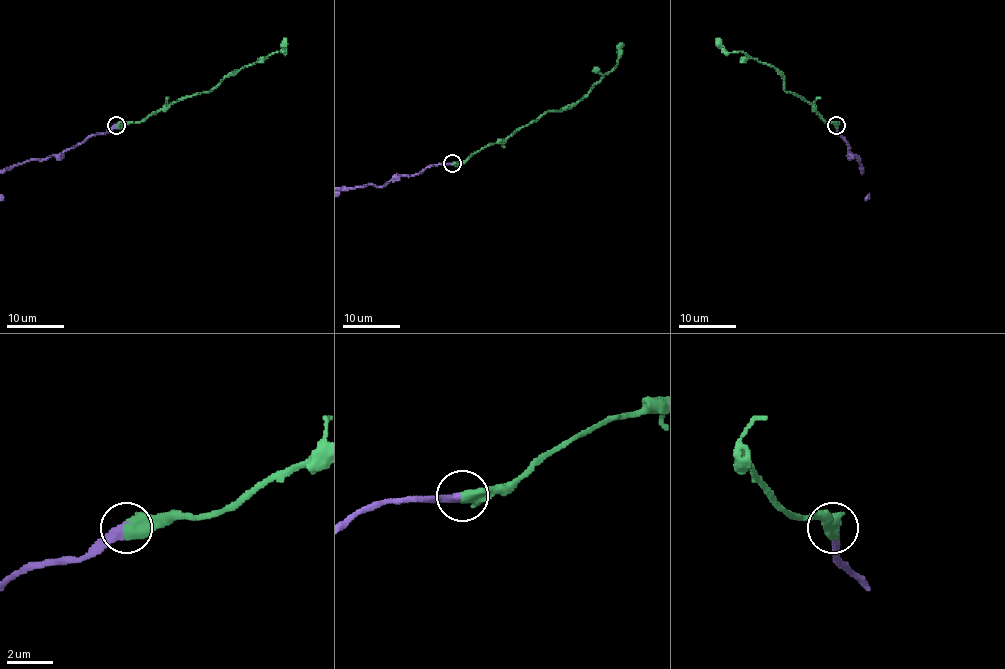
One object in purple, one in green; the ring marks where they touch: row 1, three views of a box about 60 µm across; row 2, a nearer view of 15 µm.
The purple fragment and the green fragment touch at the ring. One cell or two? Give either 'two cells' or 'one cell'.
one cell

